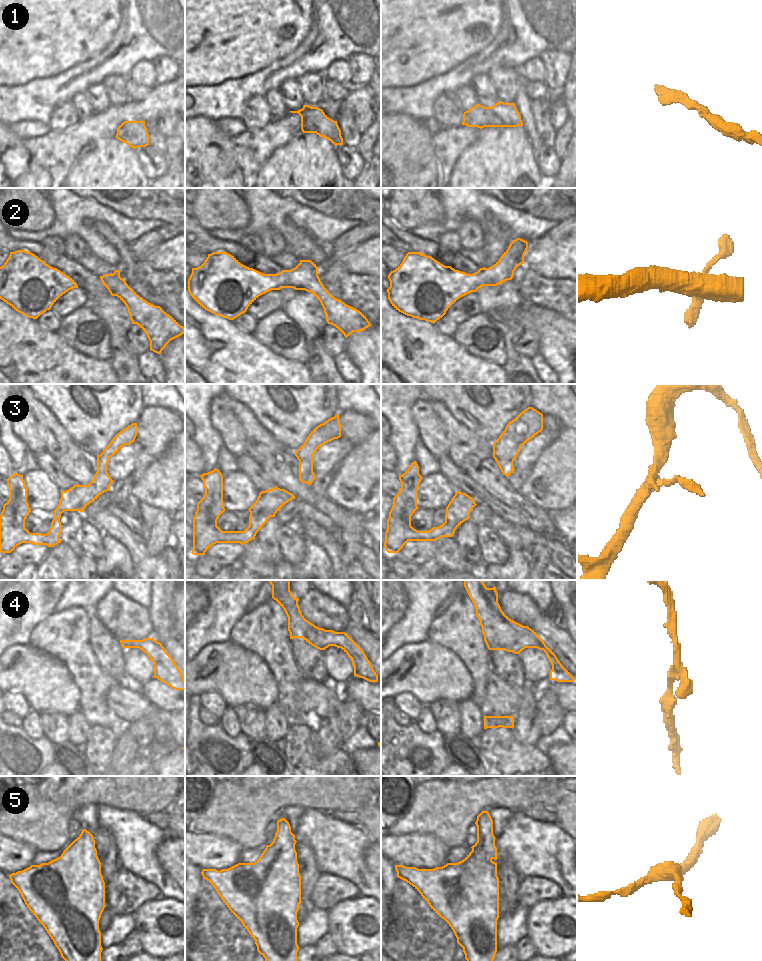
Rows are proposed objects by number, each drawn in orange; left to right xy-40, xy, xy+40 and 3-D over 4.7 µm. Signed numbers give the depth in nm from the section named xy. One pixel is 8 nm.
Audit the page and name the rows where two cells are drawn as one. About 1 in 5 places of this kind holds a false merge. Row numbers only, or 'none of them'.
none of them

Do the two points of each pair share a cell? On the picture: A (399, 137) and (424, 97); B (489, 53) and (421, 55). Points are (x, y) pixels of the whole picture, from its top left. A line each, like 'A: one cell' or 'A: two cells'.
A: two cells
B: two cells

